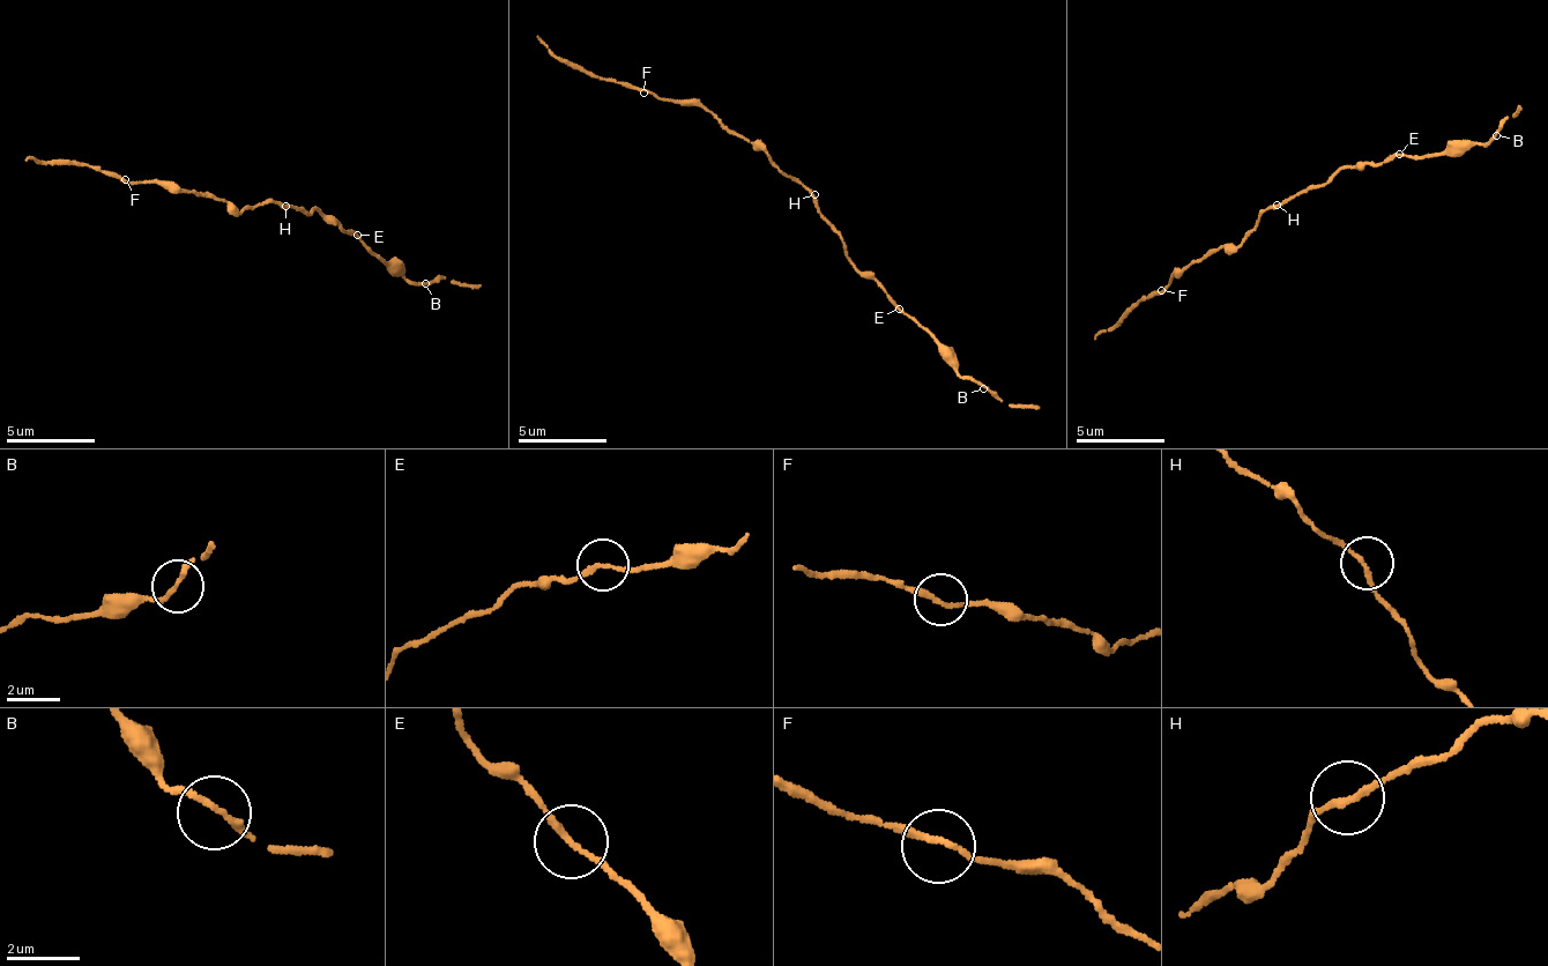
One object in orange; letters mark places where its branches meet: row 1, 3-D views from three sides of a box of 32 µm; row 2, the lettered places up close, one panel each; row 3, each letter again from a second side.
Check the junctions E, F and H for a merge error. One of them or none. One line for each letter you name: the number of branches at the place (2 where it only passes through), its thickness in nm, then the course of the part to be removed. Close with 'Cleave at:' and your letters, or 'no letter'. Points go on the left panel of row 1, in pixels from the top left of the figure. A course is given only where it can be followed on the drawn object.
Cleave at: no letter

